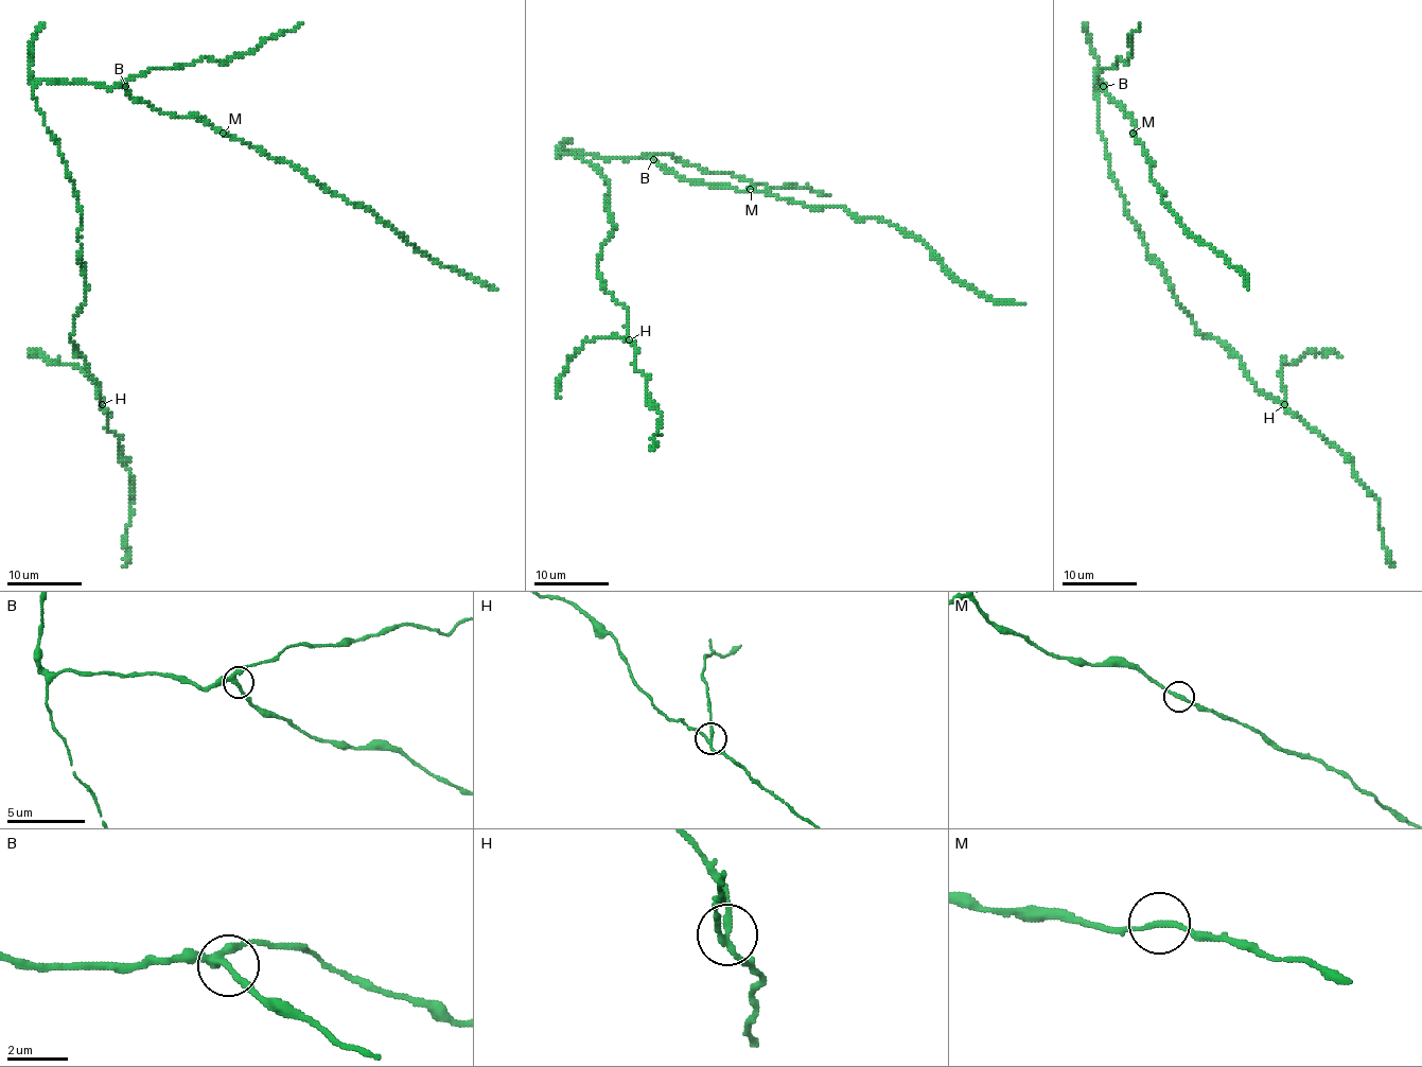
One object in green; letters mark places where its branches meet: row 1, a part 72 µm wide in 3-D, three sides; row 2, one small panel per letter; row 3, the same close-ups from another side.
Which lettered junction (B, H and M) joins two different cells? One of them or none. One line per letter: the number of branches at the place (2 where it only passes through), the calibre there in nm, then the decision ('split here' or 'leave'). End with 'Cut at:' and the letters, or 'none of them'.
B: 3 | 240 nm | leave
H: 3 | 170 nm | split here
M: 2 | 190 nm | leave
Cut at: H

